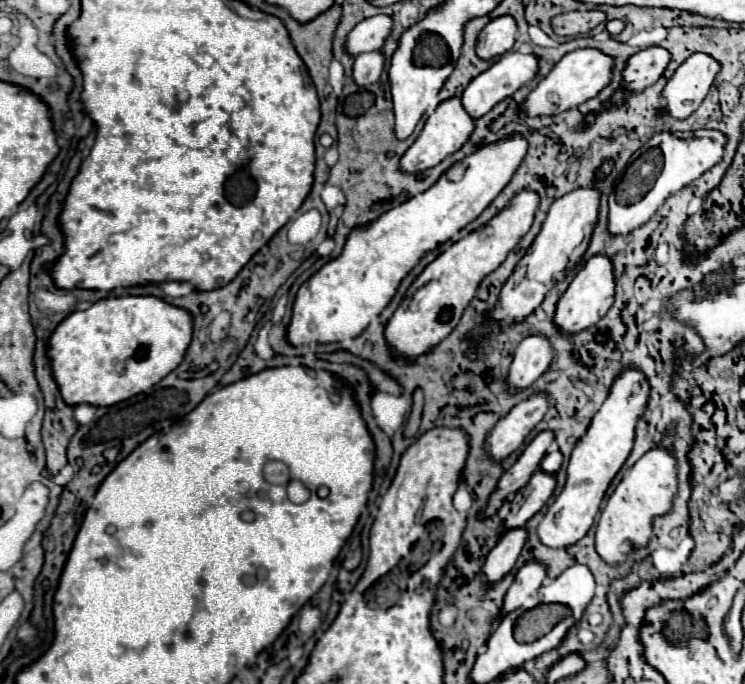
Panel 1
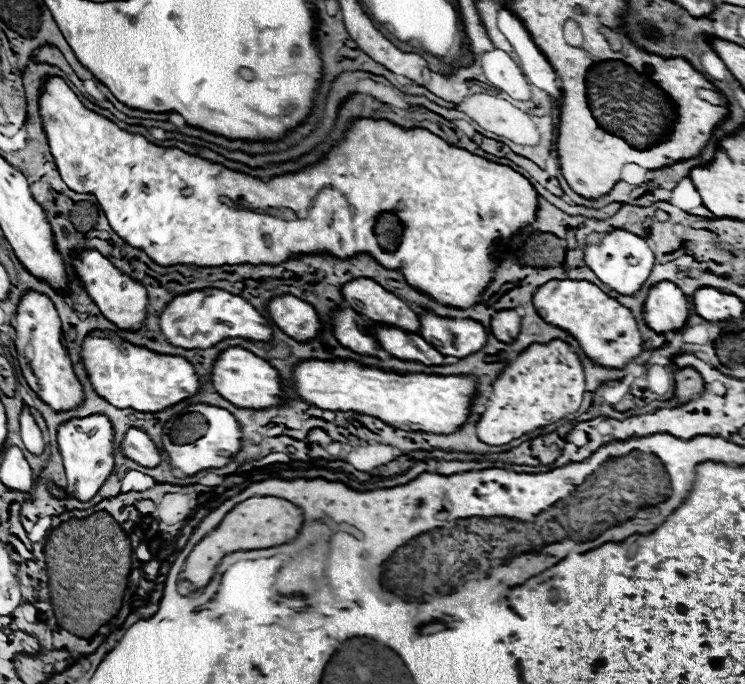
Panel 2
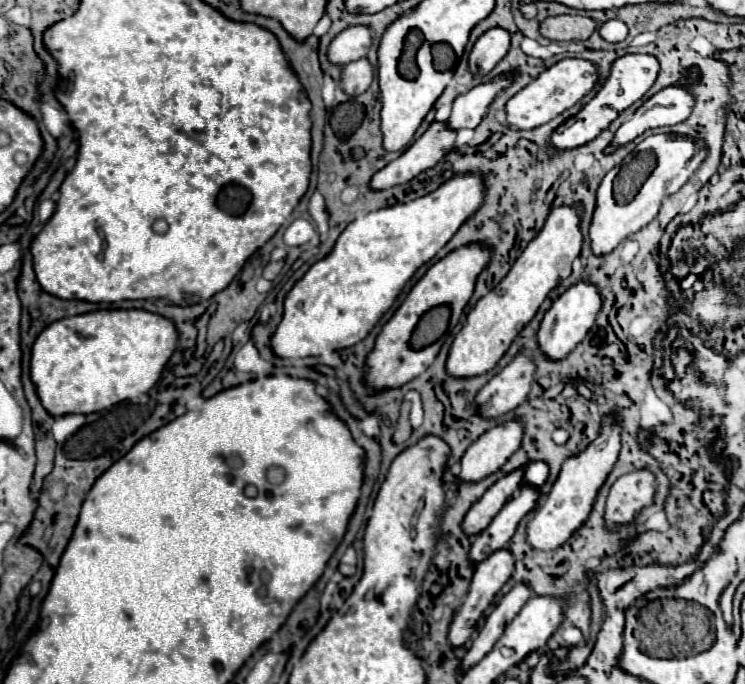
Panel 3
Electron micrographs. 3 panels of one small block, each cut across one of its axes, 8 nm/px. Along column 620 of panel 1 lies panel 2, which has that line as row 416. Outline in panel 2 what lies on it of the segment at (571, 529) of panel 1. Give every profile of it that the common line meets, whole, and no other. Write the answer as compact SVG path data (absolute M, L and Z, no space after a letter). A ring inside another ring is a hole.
M302 360L292 370L292 388L298 398L322 410L354 410L368 414L384 424L402 430L440 432L448 434L458 430L466 418L474 394L474 380L462 376L438 374L396 374L384 372L374 366L364 366L356 360Z

